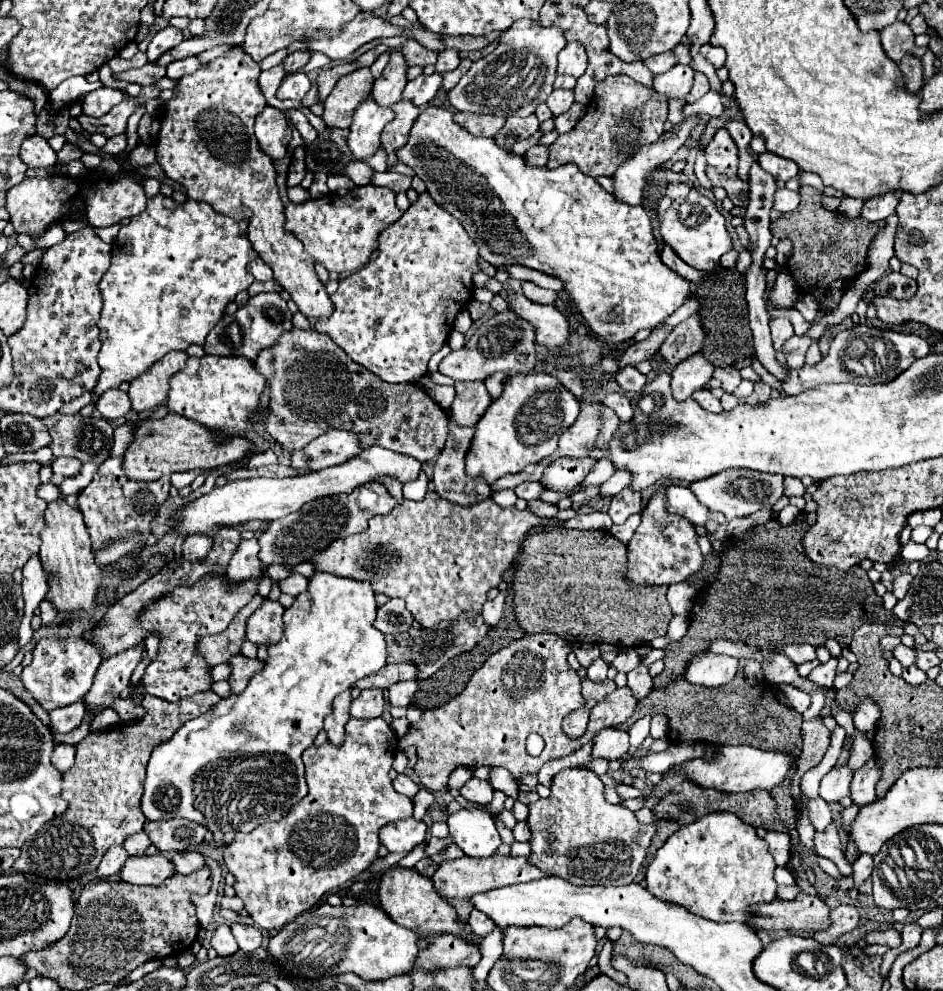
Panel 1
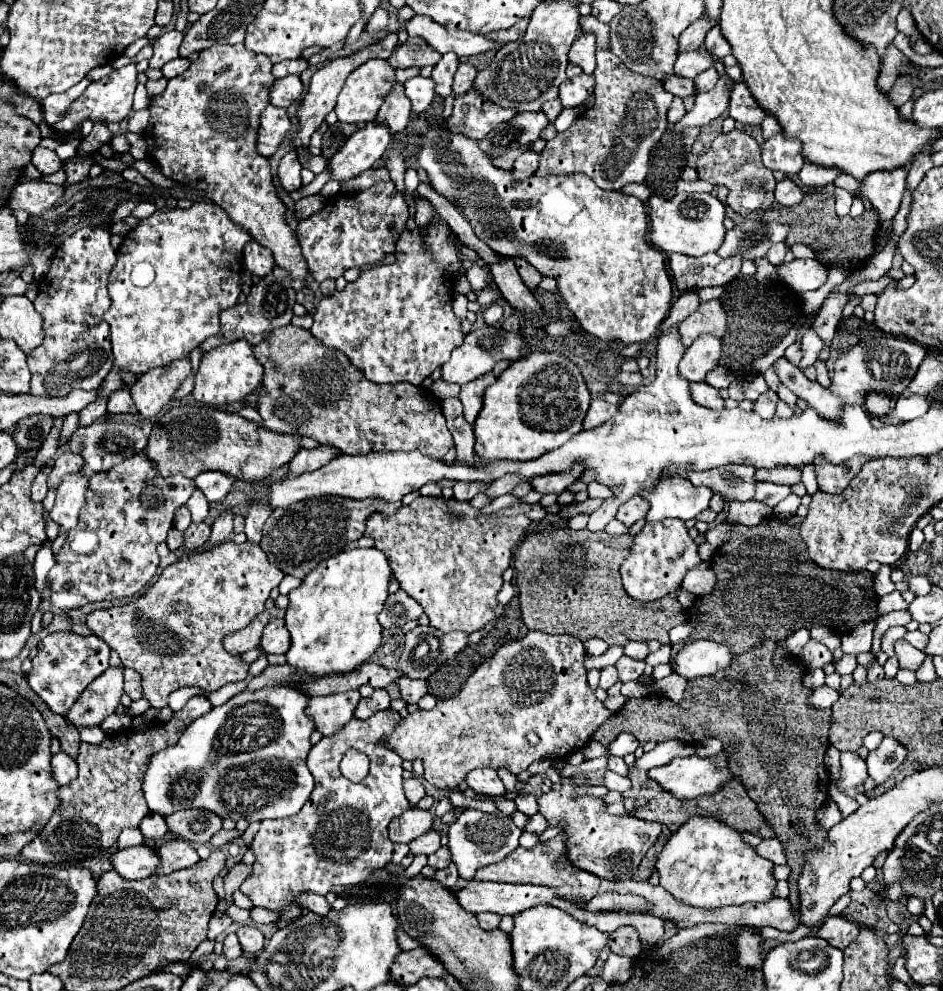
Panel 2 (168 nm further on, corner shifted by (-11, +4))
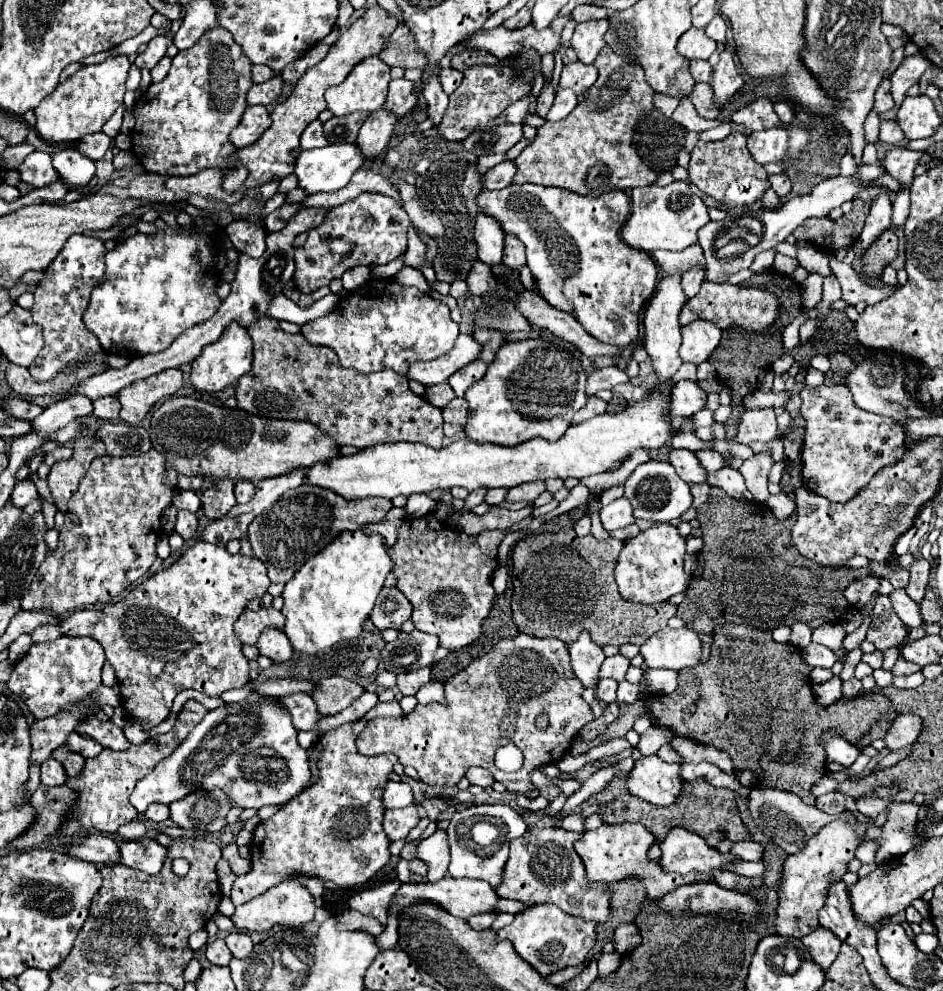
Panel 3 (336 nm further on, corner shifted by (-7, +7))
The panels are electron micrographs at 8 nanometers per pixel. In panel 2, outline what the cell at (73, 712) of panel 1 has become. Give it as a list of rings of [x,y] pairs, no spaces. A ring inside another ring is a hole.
[[[89,726],[89,728],[79,728],[79,736],[81,742],[89,742],[89,744],[101,744],[105,734],[99,726]]]

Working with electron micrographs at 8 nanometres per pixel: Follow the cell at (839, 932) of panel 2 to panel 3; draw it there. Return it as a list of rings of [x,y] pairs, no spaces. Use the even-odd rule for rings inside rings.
[[[817,927],[813,933],[809,933],[809,937],[805,935],[801,943],[809,951],[813,963],[821,965],[823,973],[827,973],[829,965],[835,961],[841,947],[841,941],[829,929],[823,929],[823,927]]]

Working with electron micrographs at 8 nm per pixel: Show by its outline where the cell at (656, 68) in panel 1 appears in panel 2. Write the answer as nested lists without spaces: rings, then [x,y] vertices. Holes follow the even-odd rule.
[[[701,16],[695,24],[691,24],[679,38],[679,52],[687,52],[687,50],[697,50],[699,44],[703,42],[705,34],[713,28],[715,24],[711,20],[707,20],[705,16]]]

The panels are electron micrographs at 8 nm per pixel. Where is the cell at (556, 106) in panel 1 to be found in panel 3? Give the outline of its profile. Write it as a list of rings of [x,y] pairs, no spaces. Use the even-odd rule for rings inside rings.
[[[573,61],[563,67],[561,73],[561,87],[573,89],[577,95],[585,93],[597,81],[597,67],[585,65],[583,61]]]

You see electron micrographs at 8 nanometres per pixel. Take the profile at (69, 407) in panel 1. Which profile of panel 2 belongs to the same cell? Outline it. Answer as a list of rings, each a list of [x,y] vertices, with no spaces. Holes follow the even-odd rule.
[[[64,417],[54,418],[53,428],[45,438],[43,446],[41,446],[37,458],[35,459],[35,466],[45,466],[48,460],[53,458],[58,450],[59,434],[63,427]]]

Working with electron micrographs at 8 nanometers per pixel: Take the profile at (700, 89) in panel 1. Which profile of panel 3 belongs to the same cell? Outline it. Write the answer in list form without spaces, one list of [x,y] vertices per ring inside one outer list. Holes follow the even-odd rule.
[[[693,59],[691,61],[691,75],[693,79],[699,83],[699,81],[709,81],[711,79],[711,65],[709,61],[703,61],[703,59]]]

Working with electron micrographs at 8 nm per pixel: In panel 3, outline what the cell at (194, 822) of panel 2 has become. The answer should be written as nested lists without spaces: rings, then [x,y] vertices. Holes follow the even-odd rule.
[[[221,789],[189,793],[183,799],[177,799],[169,805],[171,809],[171,821],[177,827],[191,829],[191,831],[207,831],[207,833],[219,833],[227,821],[227,813],[231,809],[229,799]]]

